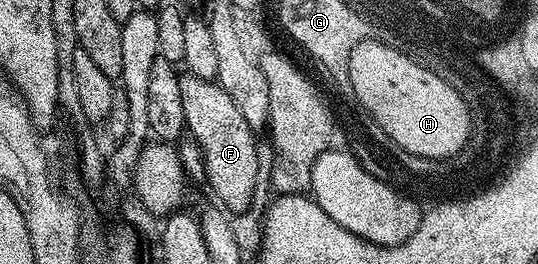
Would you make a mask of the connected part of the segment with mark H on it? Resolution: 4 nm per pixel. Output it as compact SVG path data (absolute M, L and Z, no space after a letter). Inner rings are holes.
M367 48L355 56L355 94L359 102L393 139L398 149L403 153L410 152L413 158L420 158L426 162L443 162L448 158L456 157L470 141L471 119L470 105L466 97L460 96L451 84L445 88L445 83L437 80L437 76L429 76L429 72L421 72L421 68L413 68L405 56L397 56L397 52L389 52L389 48Z

